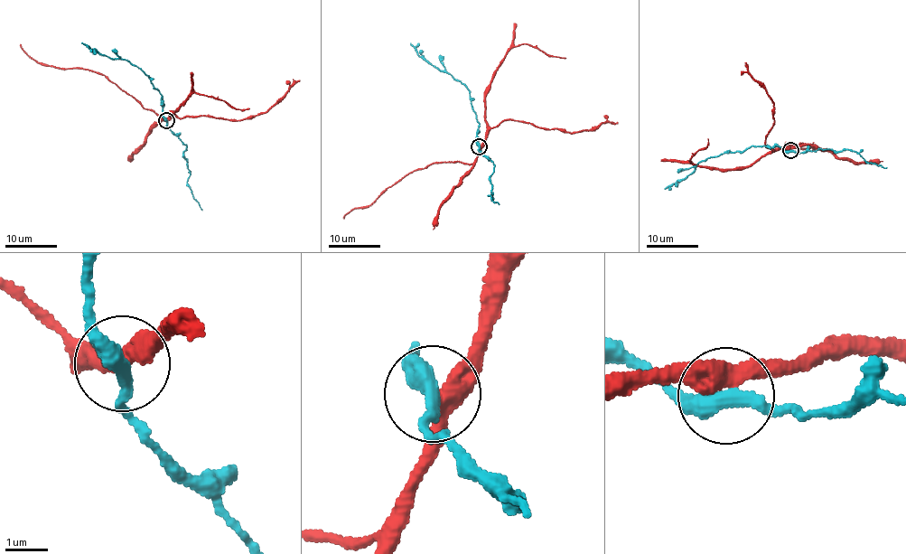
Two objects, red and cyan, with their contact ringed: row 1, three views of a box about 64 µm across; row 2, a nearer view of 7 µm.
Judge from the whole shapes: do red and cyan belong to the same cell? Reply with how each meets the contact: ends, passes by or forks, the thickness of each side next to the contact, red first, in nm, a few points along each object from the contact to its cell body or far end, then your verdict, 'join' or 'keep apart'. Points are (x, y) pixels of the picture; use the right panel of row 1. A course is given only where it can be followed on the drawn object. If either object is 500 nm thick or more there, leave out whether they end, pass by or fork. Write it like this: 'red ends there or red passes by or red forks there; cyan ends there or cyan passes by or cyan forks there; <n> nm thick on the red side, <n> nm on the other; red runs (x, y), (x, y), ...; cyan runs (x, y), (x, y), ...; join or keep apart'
red passes by; cyan passes by; 400 nm thick on the red side, 360 nm on the other; red runs (790, 150), (803, 144), (788, 146), (786, 142), (813, 151), (813, 142); cyan runs (790, 150), (753, 145), (742, 152), (723, 152), (698, 163), (693, 173), (664, 189); keep apart

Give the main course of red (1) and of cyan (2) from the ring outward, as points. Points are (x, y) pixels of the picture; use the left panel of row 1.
1: (167, 120), (144, 108), (104, 75), (86, 70), (42, 65), (27, 54), (21, 44)
2: (167, 120), (162, 106), (162, 95), (154, 88), (149, 75), (126, 60), (112, 59), (81, 43)

